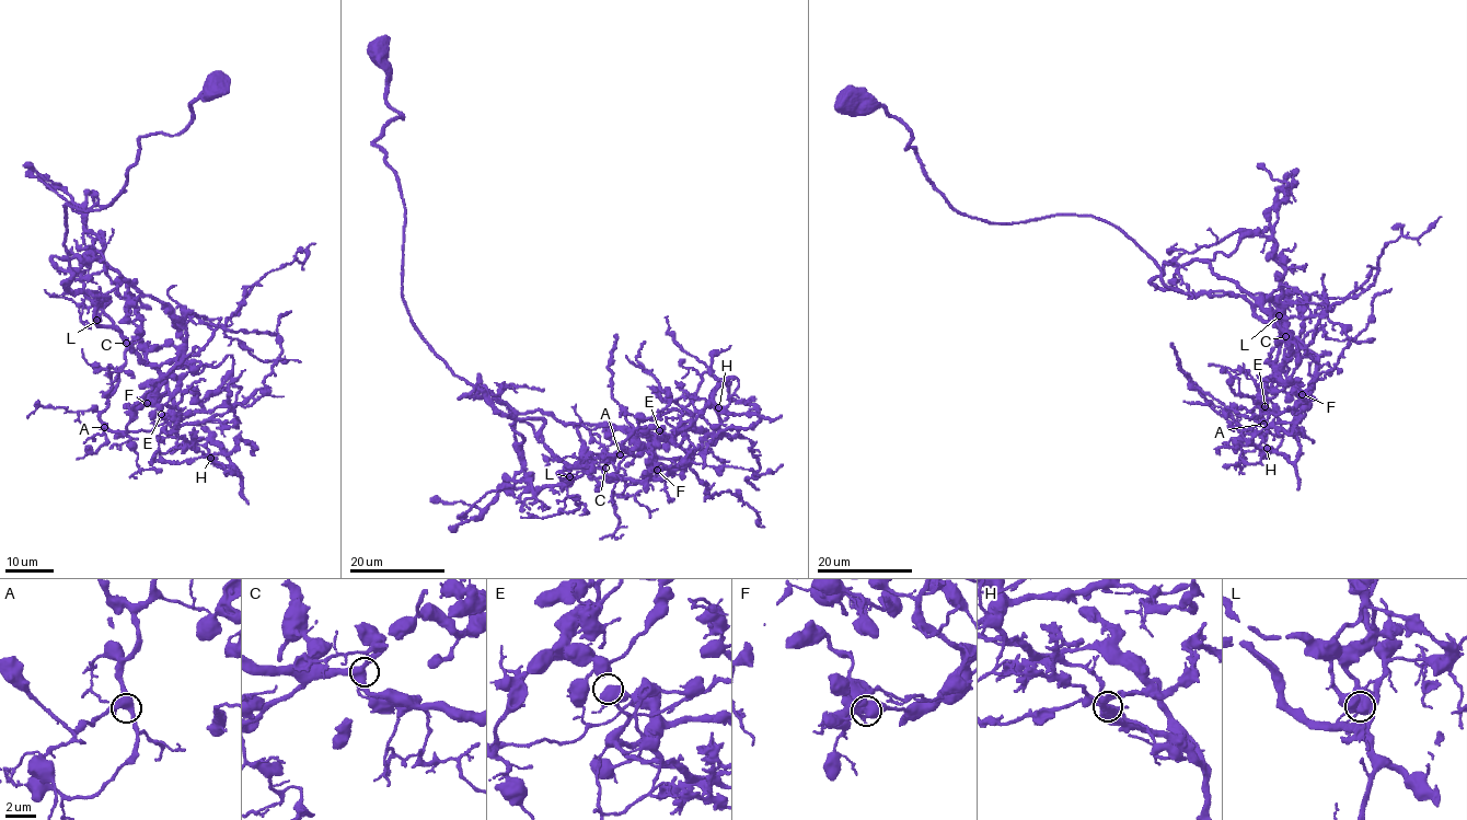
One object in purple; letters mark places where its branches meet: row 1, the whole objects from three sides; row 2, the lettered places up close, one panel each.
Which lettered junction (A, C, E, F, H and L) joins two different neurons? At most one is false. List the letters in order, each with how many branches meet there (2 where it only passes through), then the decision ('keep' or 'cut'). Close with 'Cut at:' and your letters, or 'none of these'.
A: branches 4; keep
C: branches 4; keep
E: branches 4; keep
F: branches 4; keep
H: branches 4; cut
L: branches 4; keep
Cut at: H

